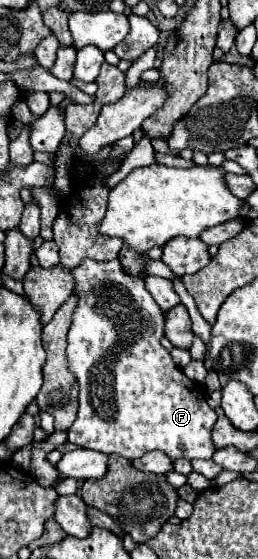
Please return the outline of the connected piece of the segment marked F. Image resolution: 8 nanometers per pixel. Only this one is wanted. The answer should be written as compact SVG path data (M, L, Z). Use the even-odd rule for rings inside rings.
M84 259L70 273L74 277L72 293L78 297L78 303L68 331L66 359L68 369L74 373L80 385L80 409L74 425L68 431L68 441L84 449L118 453L130 461L154 449L166 453L172 461L210 459L216 451L210 429L218 417L206 403L202 387L188 379L172 361L170 351L160 345L160 339L164 337L164 313L146 289L144 279L140 279L140 275L126 273L120 259Z

